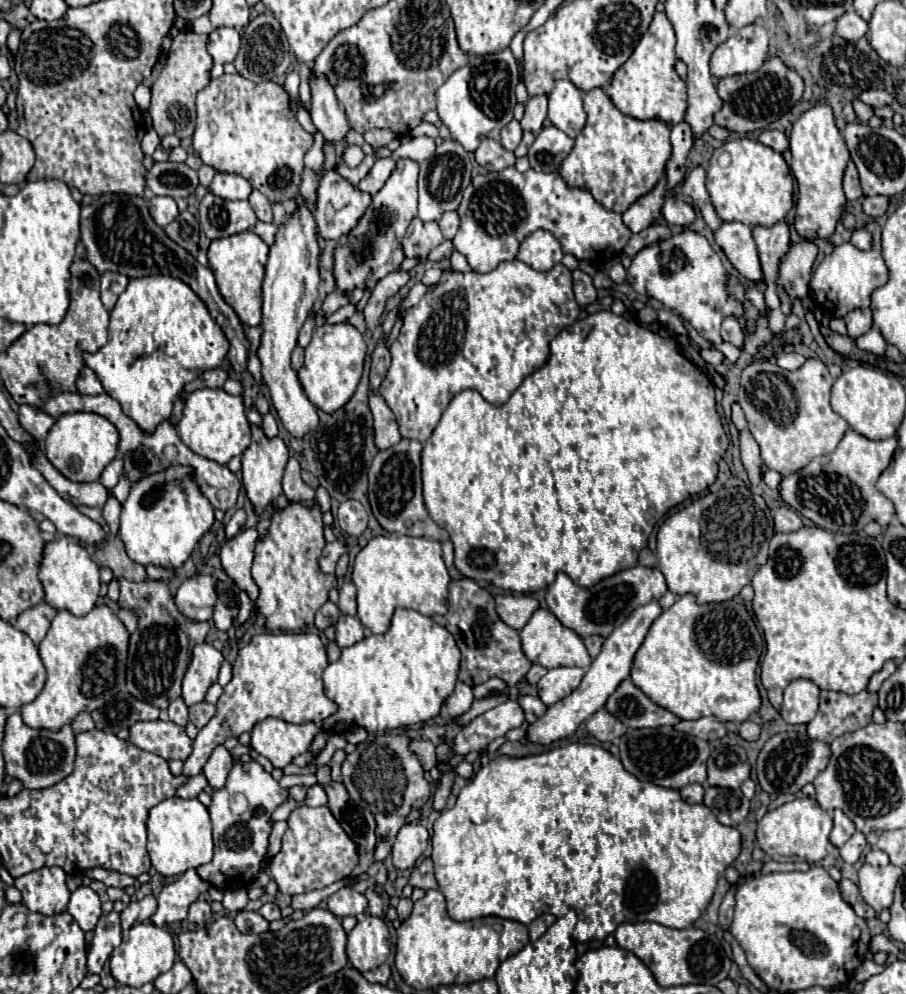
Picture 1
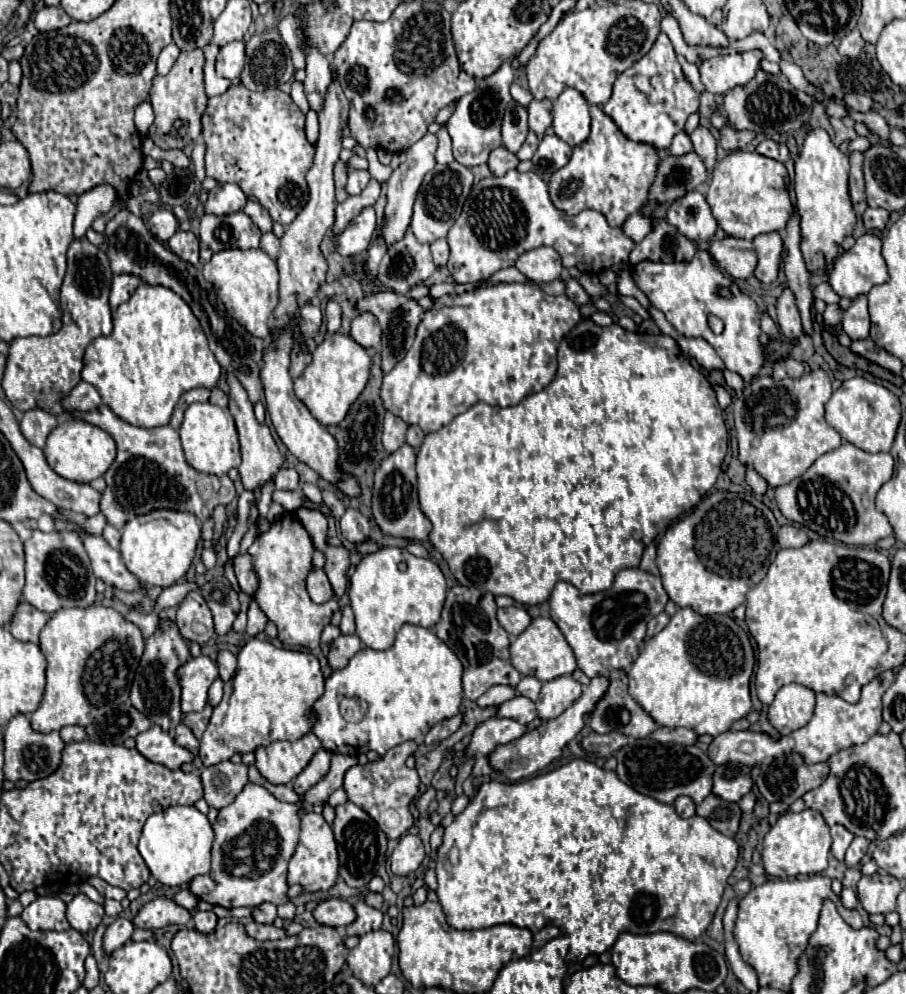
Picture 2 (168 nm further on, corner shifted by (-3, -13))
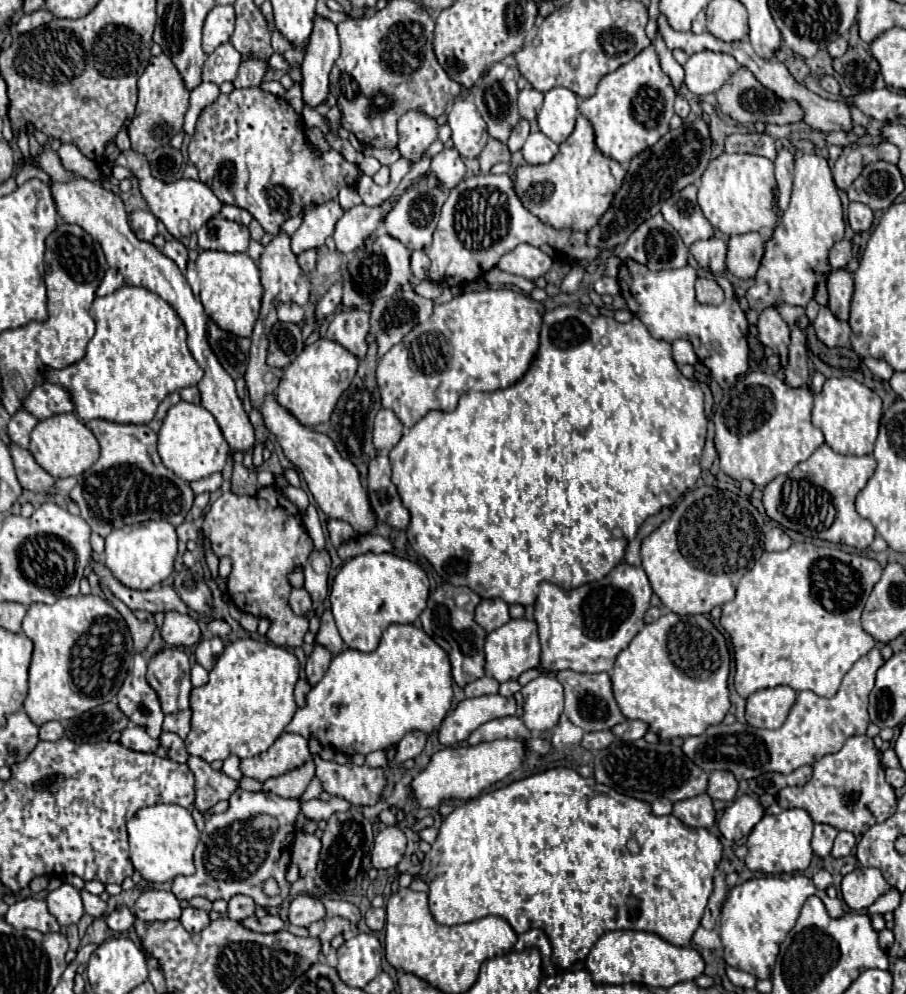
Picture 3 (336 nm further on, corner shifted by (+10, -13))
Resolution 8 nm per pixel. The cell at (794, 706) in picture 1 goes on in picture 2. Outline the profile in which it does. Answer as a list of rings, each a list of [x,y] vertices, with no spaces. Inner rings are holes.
[[[800,684],[782,686],[776,694],[776,700],[770,704],[768,720],[782,734],[790,734],[794,730],[804,728],[814,714],[816,694]]]

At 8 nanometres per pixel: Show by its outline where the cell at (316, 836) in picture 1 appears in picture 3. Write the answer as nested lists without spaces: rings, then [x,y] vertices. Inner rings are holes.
[[[297,832],[295,842],[293,842],[293,858],[291,860],[301,868],[301,874],[315,870],[319,852],[321,852],[321,840],[317,836]]]

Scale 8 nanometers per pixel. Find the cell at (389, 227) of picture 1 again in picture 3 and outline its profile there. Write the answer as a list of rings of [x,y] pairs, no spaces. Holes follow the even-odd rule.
[[[409,110],[399,118],[399,152],[401,156],[417,162],[421,152],[437,138],[439,124],[423,110]]]

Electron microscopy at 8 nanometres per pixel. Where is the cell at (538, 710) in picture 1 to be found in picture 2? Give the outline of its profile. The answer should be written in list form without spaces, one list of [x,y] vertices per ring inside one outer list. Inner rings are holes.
[[[516,696],[516,698],[500,704],[498,716],[514,718],[514,720],[518,720],[520,724],[530,724],[532,720],[538,718],[538,712],[536,712],[536,706],[534,706],[532,700],[524,698],[524,696]]]

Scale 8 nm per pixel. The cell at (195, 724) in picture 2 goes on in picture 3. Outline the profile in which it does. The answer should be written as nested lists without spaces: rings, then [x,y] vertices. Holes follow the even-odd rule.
[[[181,710],[175,714],[167,714],[165,722],[163,722],[163,732],[175,732],[179,738],[185,738],[189,732],[189,710]]]

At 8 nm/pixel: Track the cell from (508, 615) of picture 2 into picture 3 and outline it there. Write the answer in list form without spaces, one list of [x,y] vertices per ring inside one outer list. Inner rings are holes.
[[[483,598],[475,608],[475,622],[487,632],[497,630],[509,620],[509,608],[501,598]]]

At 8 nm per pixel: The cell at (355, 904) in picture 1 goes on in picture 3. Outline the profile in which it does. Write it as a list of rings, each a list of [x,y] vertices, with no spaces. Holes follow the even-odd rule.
[[[299,894],[291,900],[289,906],[289,922],[295,926],[309,926],[317,920],[325,918],[325,906],[321,904],[319,898],[307,896],[307,894]]]

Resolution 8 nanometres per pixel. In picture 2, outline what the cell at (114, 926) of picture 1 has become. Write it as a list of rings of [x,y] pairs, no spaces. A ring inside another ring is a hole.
[[[116,918],[116,920],[106,928],[106,934],[104,934],[104,944],[102,944],[104,956],[108,958],[116,948],[124,946],[124,944],[130,940],[132,932],[134,932],[134,924],[132,924],[130,920],[126,920],[126,918]]]

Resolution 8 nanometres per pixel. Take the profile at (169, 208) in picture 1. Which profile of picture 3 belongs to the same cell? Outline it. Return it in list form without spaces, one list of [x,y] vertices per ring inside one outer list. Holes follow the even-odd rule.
[[[133,210],[129,224],[139,240],[151,242],[157,236],[157,218],[149,210]]]

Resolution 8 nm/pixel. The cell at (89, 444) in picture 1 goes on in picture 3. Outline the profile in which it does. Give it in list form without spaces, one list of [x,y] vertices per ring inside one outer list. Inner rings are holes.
[[[69,412],[69,414],[55,414],[37,422],[35,430],[31,432],[29,452],[35,458],[35,462],[43,470],[47,470],[53,478],[67,478],[83,474],[97,462],[99,442],[93,436],[93,432],[81,420],[77,420],[73,412]]]

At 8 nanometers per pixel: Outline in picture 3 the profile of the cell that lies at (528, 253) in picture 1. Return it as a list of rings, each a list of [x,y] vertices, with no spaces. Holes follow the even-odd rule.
[[[521,244],[515,250],[501,256],[497,266],[509,274],[523,276],[527,280],[535,280],[539,276],[545,276],[547,270],[551,268],[551,264],[553,264],[553,260],[549,254],[545,254],[543,250],[539,250],[535,246]]]

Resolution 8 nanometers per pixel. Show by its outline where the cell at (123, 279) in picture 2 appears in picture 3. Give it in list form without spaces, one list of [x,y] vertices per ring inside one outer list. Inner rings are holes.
[[[109,268],[109,270],[105,272],[105,278],[103,278],[103,282],[101,282],[101,284],[99,284],[99,288],[97,288],[97,296],[107,296],[107,294],[115,292],[117,288],[121,288],[123,284],[125,284],[123,276],[121,276],[117,270]]]

